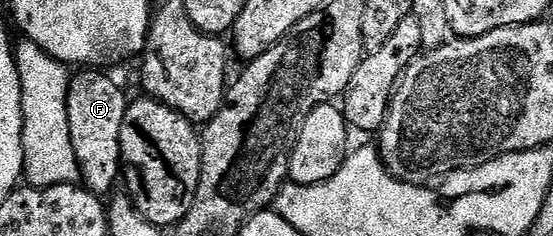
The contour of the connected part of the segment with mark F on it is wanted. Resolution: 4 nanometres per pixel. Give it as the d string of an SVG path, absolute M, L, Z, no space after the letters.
M82 71L70 82L68 121L72 135L72 147L76 151L78 166L82 172L80 181L90 192L106 195L124 173L120 129L124 127L124 115L128 96L102 71Z

